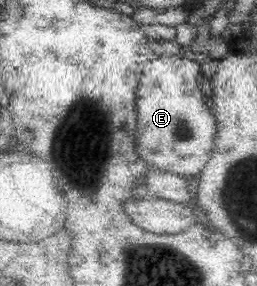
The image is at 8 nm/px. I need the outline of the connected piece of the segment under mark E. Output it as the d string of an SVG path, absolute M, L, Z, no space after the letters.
M162 56L162 59L156 59L154 61L150 61L145 65L142 64L143 76L141 77L141 82L139 88L136 93L138 93L138 100L136 100L136 107L138 107L138 146L137 153L148 163L148 166L160 168L169 173L174 173L176 175L180 175L187 180L192 180L194 177L198 177L198 175L202 172L202 169L206 166L206 163L210 160L210 157L213 153L215 138L217 135L216 121L212 118L213 114L211 110L204 104L204 96L198 90L198 82L201 82L201 71L200 71L201 62L190 61L190 59L184 57L165 57Z

